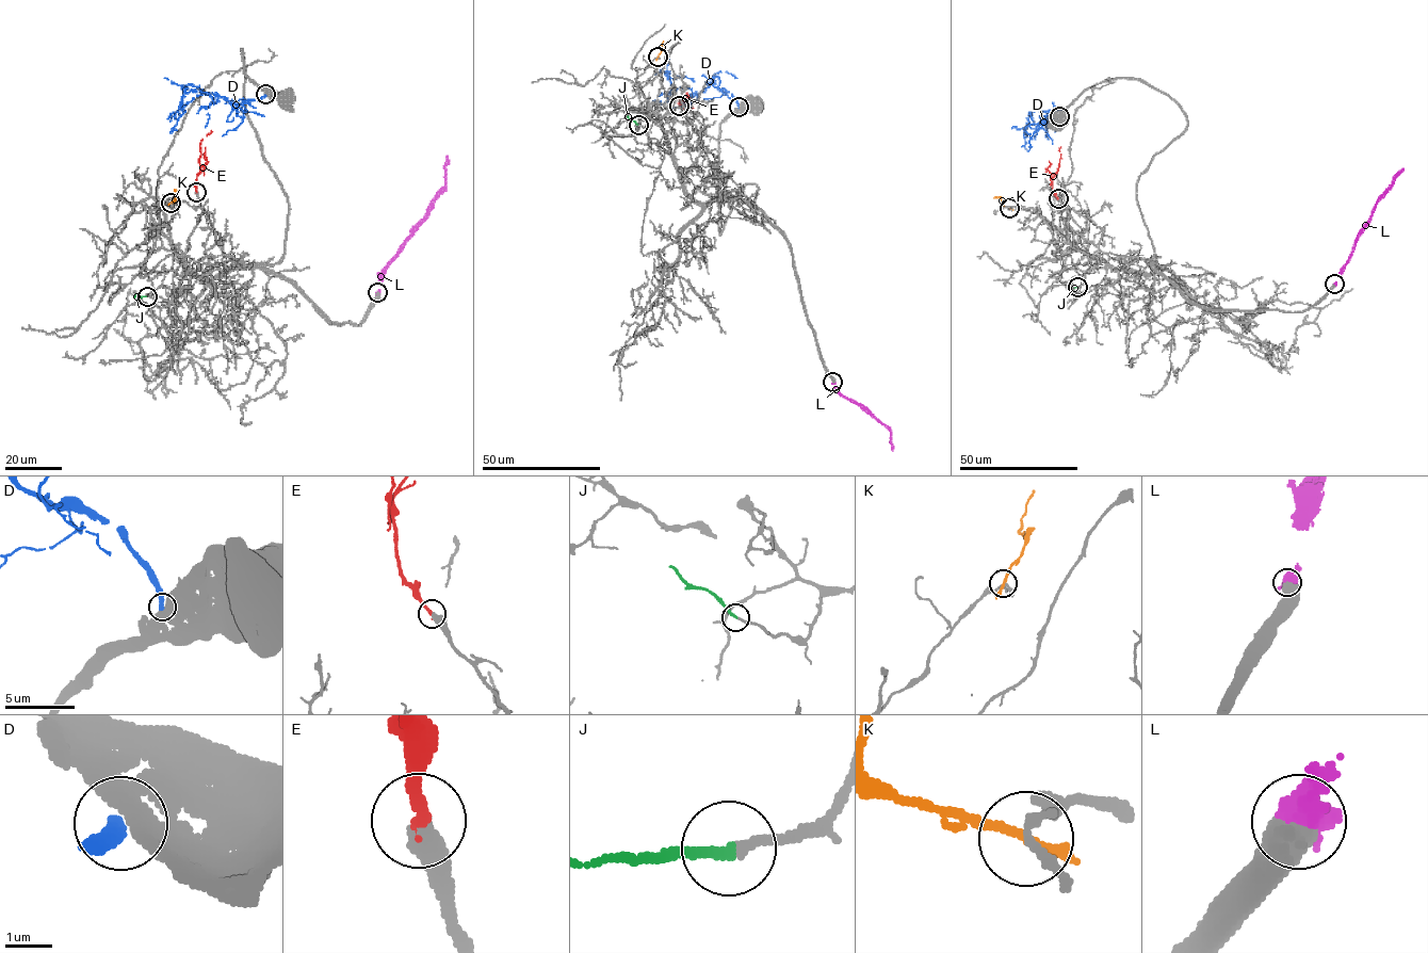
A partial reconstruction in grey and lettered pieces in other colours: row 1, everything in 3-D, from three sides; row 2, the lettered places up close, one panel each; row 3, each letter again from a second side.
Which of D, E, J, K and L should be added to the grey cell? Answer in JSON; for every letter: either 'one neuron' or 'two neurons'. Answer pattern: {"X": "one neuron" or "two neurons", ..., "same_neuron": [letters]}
{"D": "two neurons", "E": "one neuron", "J": "one neuron", "K": "two neurons", "L": "one neuron", "same_neuron": ["E", "J", "L"]}

